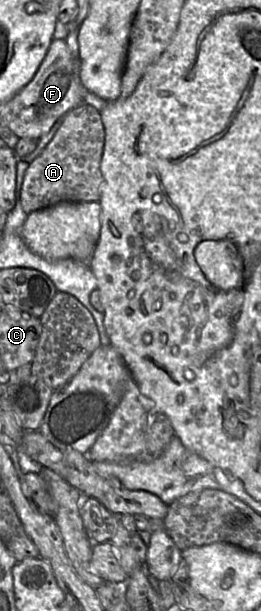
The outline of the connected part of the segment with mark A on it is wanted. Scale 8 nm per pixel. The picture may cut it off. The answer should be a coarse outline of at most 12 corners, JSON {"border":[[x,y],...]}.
{"border":[[67,112],[24,174],[28,215],[99,202],[101,115]]}

